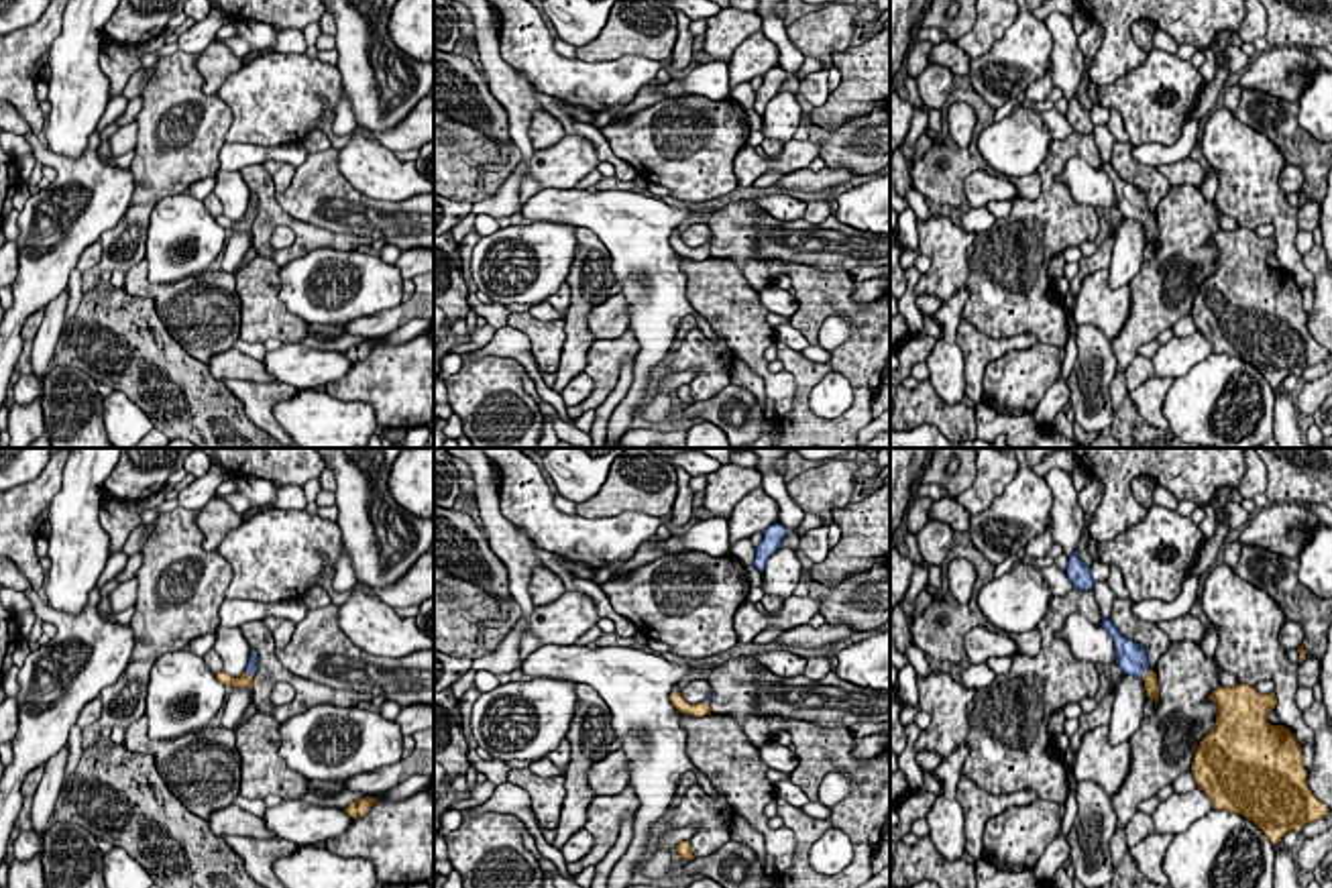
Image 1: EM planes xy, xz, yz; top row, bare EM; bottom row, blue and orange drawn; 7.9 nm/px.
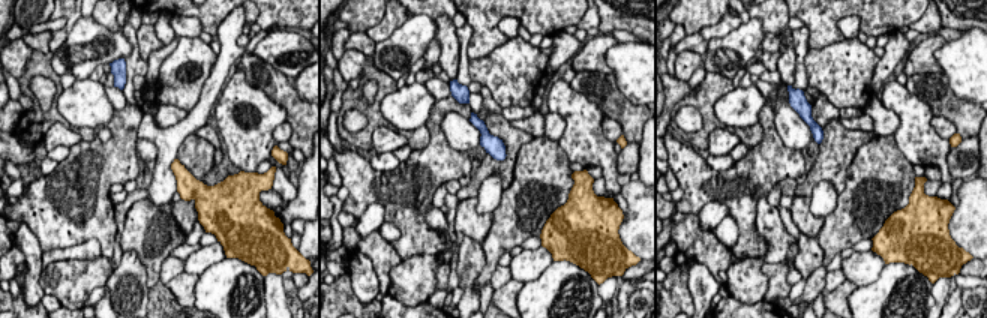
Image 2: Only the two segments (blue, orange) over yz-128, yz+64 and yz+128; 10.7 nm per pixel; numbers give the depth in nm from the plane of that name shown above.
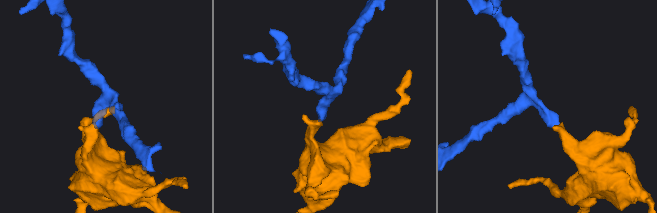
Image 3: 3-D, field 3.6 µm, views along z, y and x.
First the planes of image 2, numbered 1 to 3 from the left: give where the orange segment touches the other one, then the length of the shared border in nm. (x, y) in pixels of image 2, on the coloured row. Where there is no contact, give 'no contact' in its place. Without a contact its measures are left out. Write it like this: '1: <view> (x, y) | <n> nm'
1: no contact
2: no contact
3: no contact

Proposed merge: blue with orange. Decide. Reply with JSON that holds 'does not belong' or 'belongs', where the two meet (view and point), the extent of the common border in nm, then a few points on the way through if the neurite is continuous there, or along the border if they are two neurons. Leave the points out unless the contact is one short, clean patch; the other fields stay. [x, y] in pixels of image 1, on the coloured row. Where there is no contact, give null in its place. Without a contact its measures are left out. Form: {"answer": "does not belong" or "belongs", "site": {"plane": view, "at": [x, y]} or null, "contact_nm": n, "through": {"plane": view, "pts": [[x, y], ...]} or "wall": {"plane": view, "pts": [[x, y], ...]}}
{"answer": "belongs", "site": {"plane": "yz", "at": [1145, 675]}, "contact_nm": 100, "through": {"plane": "yz", "pts": [[1131, 656], [1145, 675], [1151, 687]]}}

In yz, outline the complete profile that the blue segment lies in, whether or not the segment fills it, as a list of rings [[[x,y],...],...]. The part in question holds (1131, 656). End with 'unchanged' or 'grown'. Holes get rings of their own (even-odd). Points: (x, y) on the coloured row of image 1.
[[[1102,619],[1102,627],[1112,635],[1116,648],[1116,664],[1120,666],[1122,674],[1132,674],[1145,680],[1147,697],[1157,705],[1159,701],[1159,686],[1157,686],[1157,672],[1153,672],[1147,664],[1147,650],[1126,640],[1112,619]]]; grown

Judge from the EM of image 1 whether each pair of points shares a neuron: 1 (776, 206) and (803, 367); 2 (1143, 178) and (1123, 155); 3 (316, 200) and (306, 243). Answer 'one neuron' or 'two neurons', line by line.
1: two neurons
2: one neuron
3: two neurons

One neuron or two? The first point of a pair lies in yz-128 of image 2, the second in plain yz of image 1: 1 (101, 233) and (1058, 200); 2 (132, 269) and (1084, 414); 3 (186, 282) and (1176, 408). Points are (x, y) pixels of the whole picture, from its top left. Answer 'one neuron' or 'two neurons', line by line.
1: one neuron
2: one neuron
3: two neurons

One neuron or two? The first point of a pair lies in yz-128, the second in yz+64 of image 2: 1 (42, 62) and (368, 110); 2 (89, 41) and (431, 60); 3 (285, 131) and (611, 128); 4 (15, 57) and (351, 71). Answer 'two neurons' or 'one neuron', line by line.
1: one neuron
2: two neurons
3: one neuron
4: one neuron

